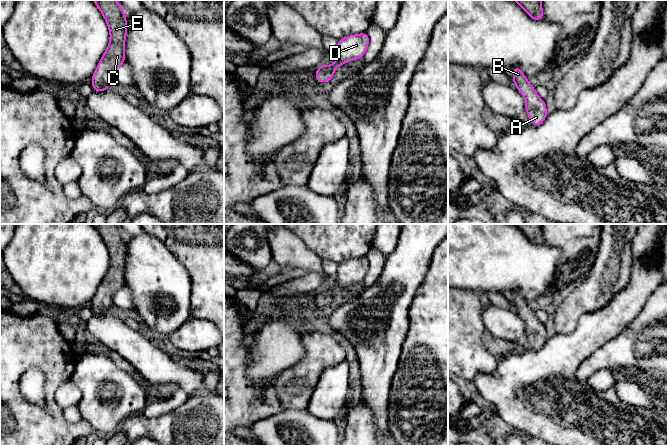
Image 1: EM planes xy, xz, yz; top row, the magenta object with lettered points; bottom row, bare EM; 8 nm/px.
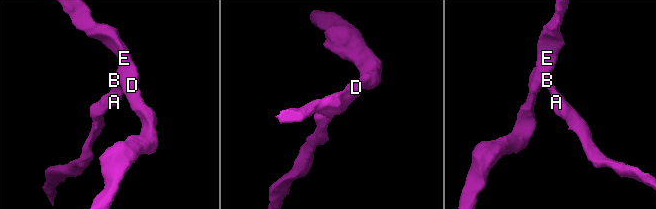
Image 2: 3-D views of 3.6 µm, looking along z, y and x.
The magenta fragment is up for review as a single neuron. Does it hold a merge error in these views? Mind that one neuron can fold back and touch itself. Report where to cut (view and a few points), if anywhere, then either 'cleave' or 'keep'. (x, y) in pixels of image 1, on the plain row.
no cut; keep

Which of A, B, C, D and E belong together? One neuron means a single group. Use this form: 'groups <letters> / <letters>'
groups A B C D E

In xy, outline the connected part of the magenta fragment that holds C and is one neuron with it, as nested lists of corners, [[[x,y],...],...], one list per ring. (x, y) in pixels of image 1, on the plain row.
[[[116,224],[93,225],[102,237],[110,256],[108,271],[91,301],[94,316],[102,316],[110,312],[113,297],[125,287],[127,243],[124,240],[125,234]]]

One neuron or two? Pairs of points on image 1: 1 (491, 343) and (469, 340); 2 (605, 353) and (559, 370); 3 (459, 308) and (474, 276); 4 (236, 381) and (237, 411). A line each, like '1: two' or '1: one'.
1: two
2: two
3: two
4: one

